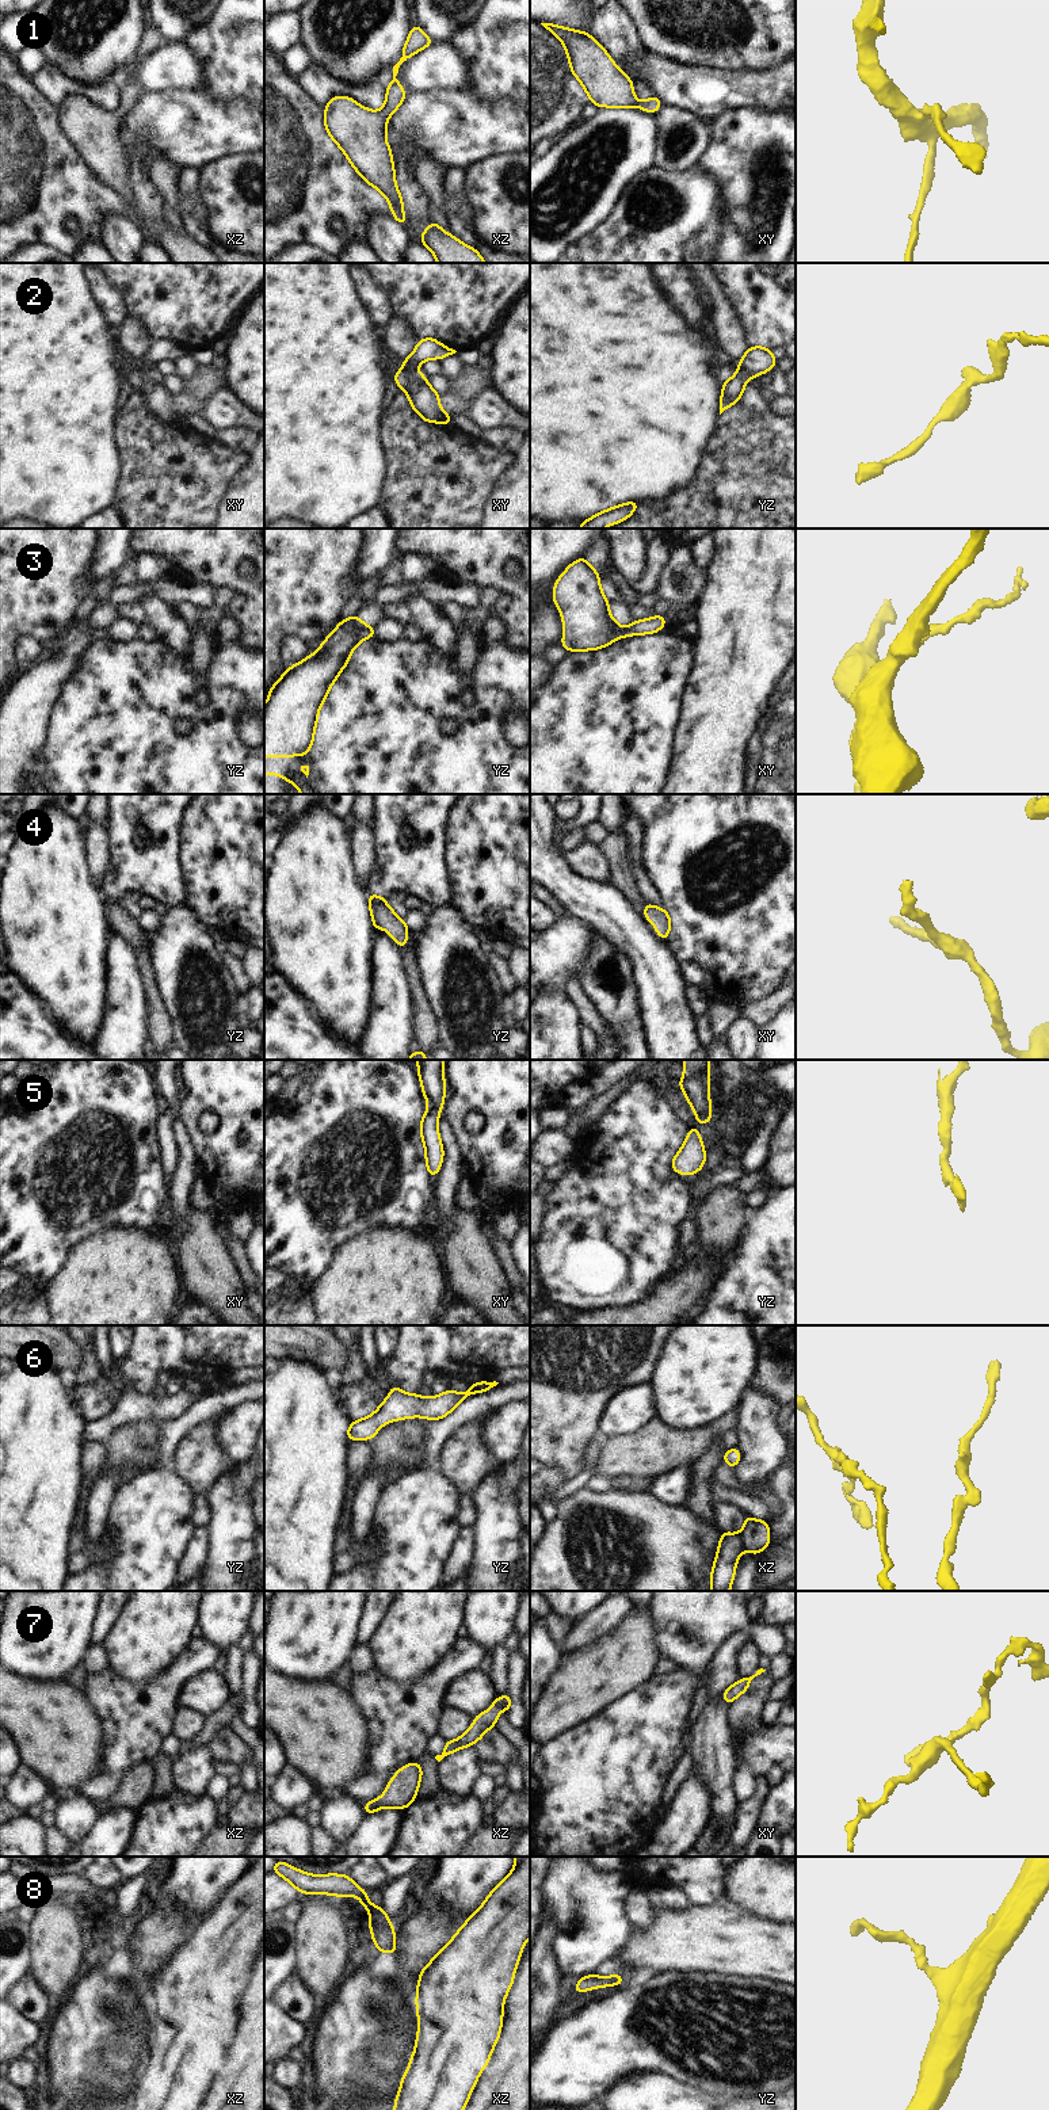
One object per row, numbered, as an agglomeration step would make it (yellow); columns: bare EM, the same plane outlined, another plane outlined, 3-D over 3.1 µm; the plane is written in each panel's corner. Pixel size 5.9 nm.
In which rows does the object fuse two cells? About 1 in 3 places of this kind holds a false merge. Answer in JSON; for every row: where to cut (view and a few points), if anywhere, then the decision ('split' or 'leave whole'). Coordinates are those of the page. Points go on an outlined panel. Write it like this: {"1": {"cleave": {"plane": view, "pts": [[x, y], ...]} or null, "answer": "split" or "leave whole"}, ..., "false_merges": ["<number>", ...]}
{"1": {"cleave": null, "answer": "leave whole"}, "2": {"cleave": null, "answer": "leave whole"}, "3": {"cleave": null, "answer": "leave whole"}, "4": {"cleave": null, "answer": "leave whole"}, "5": {"cleave": null, "answer": "leave whole"}, "6": {"cleave": {"plane": "xz", "pts": [[737, 1534], [744, 1549]]}, "answer": "split"}, "7": {"cleave": null, "answer": "leave whole"}, "8": {"cleave": null, "answer": "leave whole"}, "false_merges": ["6"]}

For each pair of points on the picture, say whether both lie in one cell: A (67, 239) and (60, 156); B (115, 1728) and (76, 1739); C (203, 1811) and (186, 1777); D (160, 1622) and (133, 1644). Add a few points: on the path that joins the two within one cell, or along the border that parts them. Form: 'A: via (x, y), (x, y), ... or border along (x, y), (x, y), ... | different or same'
A: via (63, 218), (63, 176) | same
B: border along (91, 1702), (102, 1724), (102, 1763) | different
C: border along (178, 1789), (186, 1793), (203, 1794) | different
D: via (153, 1629), (140, 1643) | same

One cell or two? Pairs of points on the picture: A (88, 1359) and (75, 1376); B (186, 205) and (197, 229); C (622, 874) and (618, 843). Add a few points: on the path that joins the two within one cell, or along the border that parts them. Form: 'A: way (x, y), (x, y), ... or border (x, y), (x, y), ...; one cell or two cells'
A: way (88, 1363), (79, 1373); one cell
B: way (190, 210), (194, 224); one cell
C: way (621, 866), (618, 851); one cell

